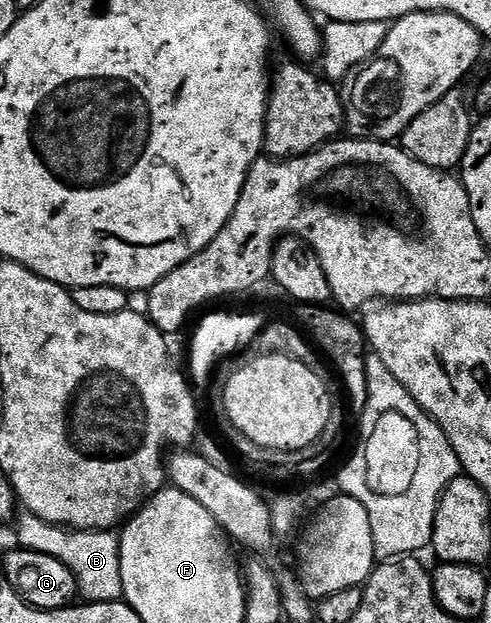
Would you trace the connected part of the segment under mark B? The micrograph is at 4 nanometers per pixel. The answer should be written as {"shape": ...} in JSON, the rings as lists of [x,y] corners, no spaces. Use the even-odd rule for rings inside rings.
{"shape":[[[21,510],[16,517],[17,544],[32,552],[44,553],[68,567],[78,581],[78,592],[87,602],[121,601],[119,538],[110,531],[71,529],[52,525],[30,510]],[[114,536],[114,537],[113,537]],[[86,596],[86,597],[84,597]]]}

